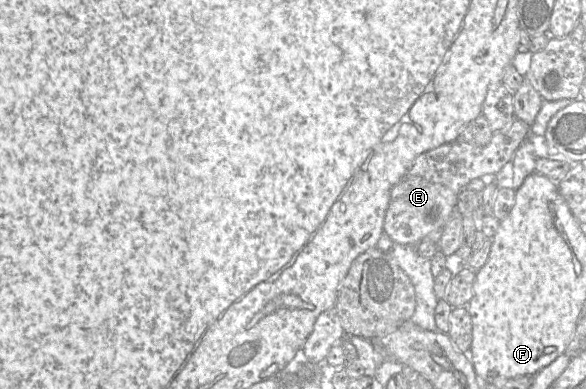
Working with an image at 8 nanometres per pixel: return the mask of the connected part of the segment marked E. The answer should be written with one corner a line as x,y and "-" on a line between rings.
520,119
495,132
486,146
458,140
420,155
403,179
392,189
384,220
384,233
395,243
417,245
430,233
441,232
456,213
458,194
473,179
494,176
527,139
531,125

